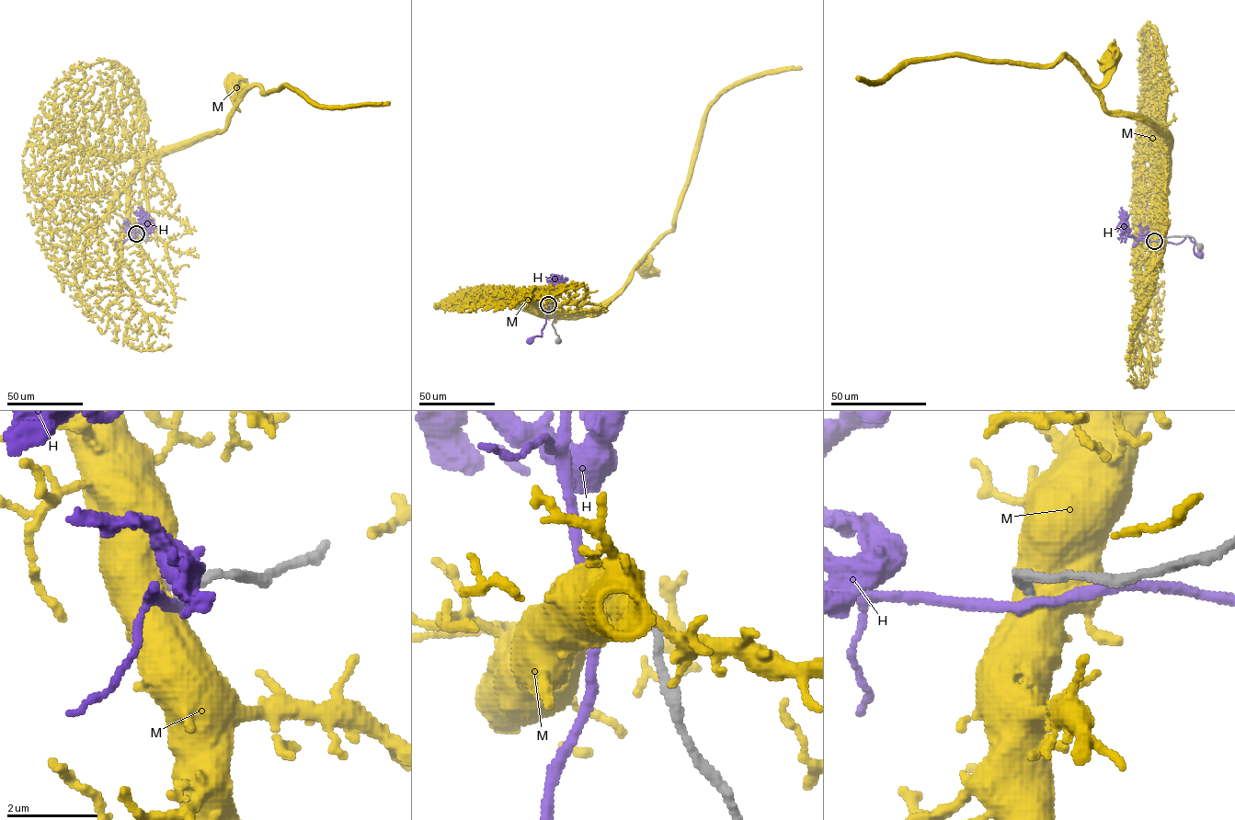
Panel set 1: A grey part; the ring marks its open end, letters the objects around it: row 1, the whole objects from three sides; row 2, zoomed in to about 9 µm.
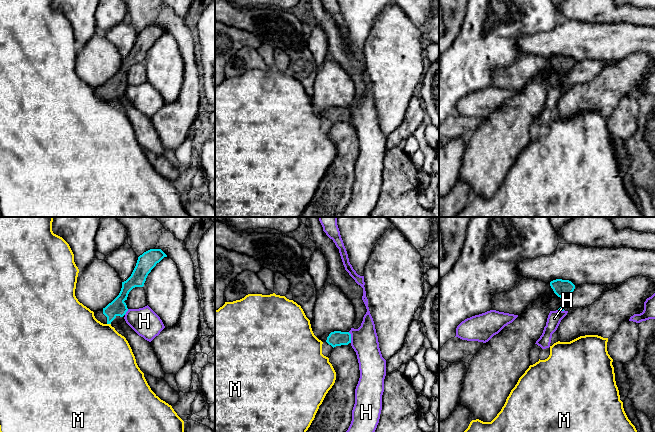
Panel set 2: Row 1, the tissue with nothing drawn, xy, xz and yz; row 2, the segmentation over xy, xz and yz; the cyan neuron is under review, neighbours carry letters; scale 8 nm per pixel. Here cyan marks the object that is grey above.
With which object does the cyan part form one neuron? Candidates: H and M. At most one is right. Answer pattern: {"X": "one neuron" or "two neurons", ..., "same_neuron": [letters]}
{"H": "two neurons", "M": "two neurons", "same_neuron": []}

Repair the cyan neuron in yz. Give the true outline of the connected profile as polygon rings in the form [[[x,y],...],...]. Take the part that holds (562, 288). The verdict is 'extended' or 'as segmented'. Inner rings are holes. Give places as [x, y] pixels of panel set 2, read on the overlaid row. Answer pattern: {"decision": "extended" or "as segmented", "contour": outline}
{"decision": "as segmented", "contour": [[[556,279],[550,282],[554,293],[560,297],[568,297],[575,289],[575,285],[569,280]]]}

